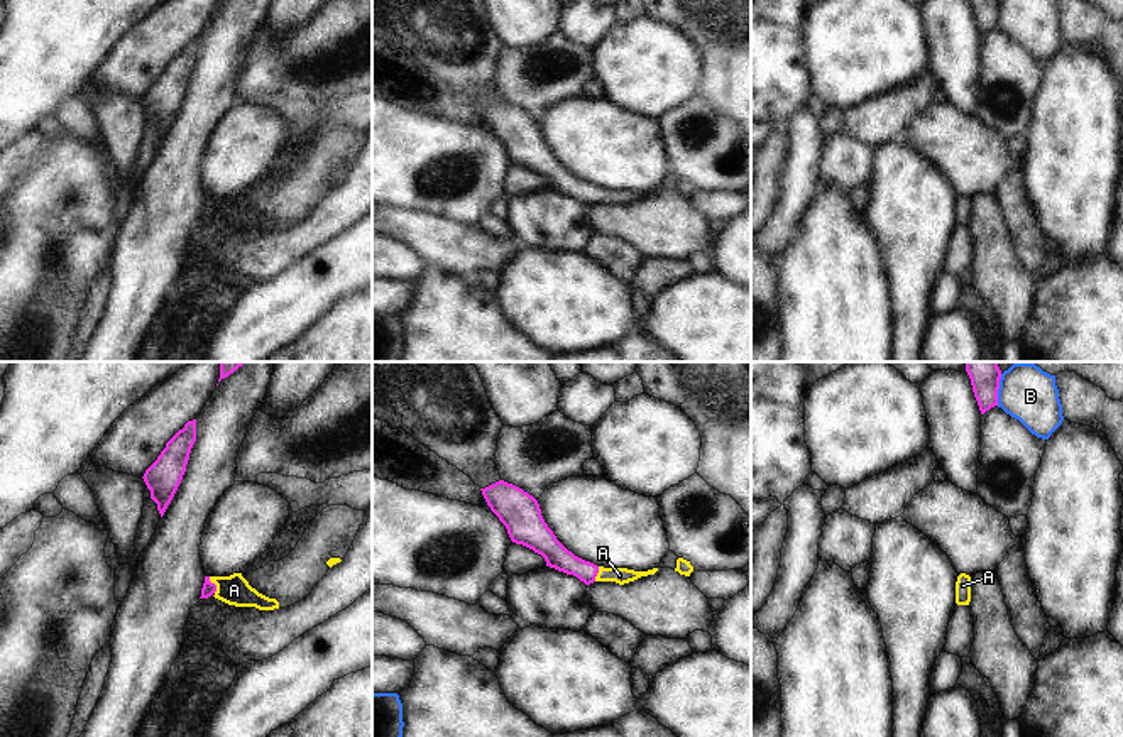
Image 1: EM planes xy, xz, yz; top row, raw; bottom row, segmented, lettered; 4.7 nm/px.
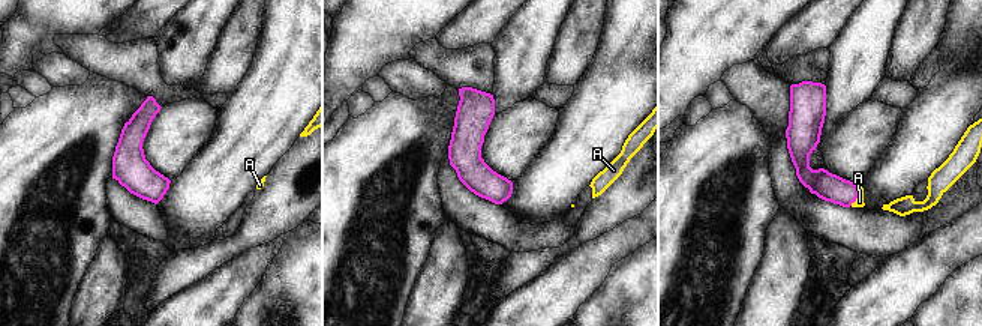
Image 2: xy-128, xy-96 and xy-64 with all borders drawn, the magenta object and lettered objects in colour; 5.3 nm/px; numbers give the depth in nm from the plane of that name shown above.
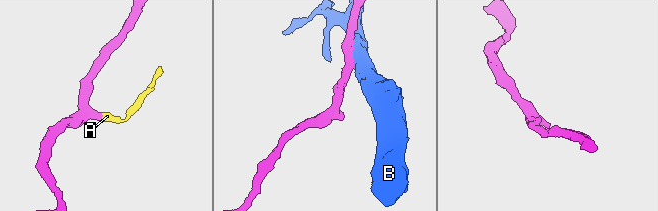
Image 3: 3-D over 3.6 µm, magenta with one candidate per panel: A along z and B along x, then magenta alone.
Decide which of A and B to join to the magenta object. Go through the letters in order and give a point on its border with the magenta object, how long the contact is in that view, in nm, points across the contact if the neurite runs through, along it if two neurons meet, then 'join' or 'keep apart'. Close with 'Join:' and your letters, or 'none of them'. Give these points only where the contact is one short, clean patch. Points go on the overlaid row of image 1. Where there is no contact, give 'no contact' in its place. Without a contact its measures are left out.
A: xy (215, 585) | 90 nm | across xy (208, 589), (215, 585), (234, 590) | join
B: yz (998, 387) | 150 nm | keep apart
Join: A

